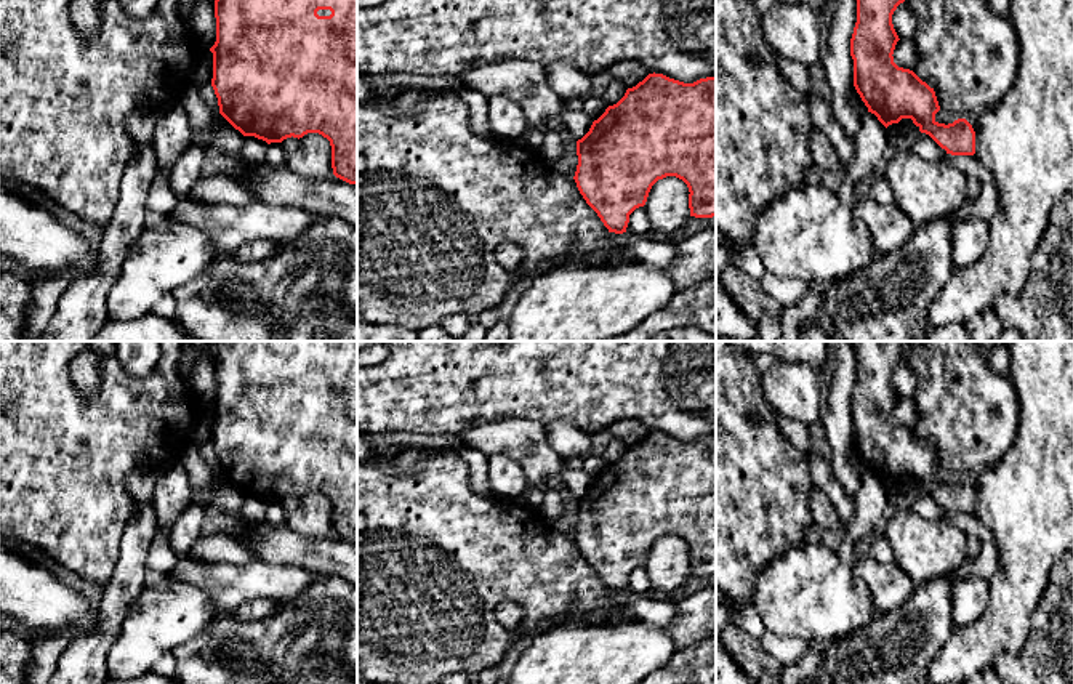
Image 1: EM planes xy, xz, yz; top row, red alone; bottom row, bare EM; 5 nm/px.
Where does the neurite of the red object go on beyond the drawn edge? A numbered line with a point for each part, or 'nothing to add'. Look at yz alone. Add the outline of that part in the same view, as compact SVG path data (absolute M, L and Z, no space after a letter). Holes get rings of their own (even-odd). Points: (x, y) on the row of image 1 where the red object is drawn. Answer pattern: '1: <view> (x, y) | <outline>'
nothing to add

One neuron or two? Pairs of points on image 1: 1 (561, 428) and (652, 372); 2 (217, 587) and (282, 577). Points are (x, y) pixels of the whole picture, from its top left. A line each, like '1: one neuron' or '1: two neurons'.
1: two neurons
2: one neuron

